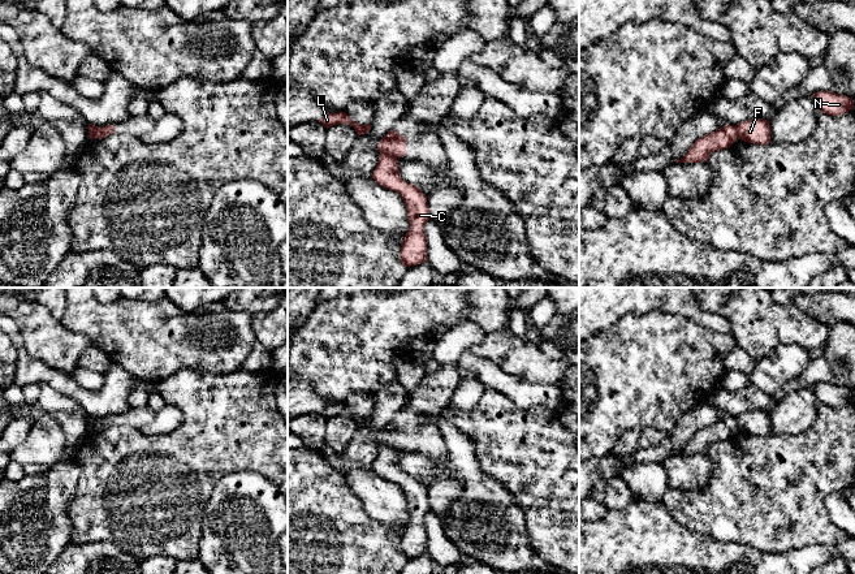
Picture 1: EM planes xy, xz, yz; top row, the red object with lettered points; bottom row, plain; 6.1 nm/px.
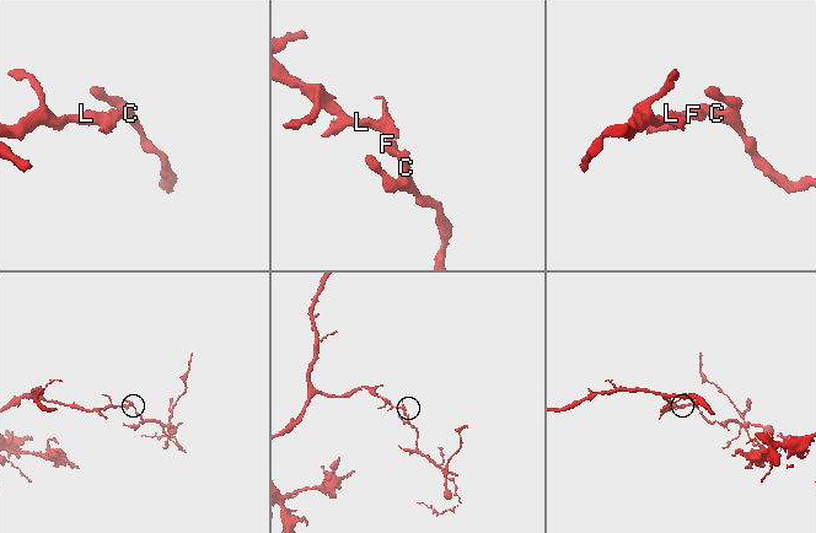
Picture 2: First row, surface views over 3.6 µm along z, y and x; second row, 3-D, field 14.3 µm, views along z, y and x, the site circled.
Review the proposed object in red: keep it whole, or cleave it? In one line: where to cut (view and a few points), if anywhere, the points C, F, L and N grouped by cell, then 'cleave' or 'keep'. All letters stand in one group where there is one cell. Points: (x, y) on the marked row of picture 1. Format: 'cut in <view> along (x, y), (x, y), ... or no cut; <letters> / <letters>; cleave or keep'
cut in xz along (380, 152), (388, 152), (394, 156); C F N / L; cleave

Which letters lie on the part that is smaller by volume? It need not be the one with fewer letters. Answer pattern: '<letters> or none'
C, F, N

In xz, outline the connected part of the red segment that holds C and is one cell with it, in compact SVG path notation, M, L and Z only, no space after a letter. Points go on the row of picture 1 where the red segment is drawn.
M380 154L372 178L380 186L398 193L407 211L410 229L405 234L400 253L405 267L427 262L427 237L424 225L431 219L427 197L415 185L406 182L398 171L398 160L389 154Z

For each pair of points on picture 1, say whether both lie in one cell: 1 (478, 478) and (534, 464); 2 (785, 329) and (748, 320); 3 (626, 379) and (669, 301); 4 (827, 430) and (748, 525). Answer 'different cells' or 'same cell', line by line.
1: different cells
2: same cell
3: different cells
4: same cell

